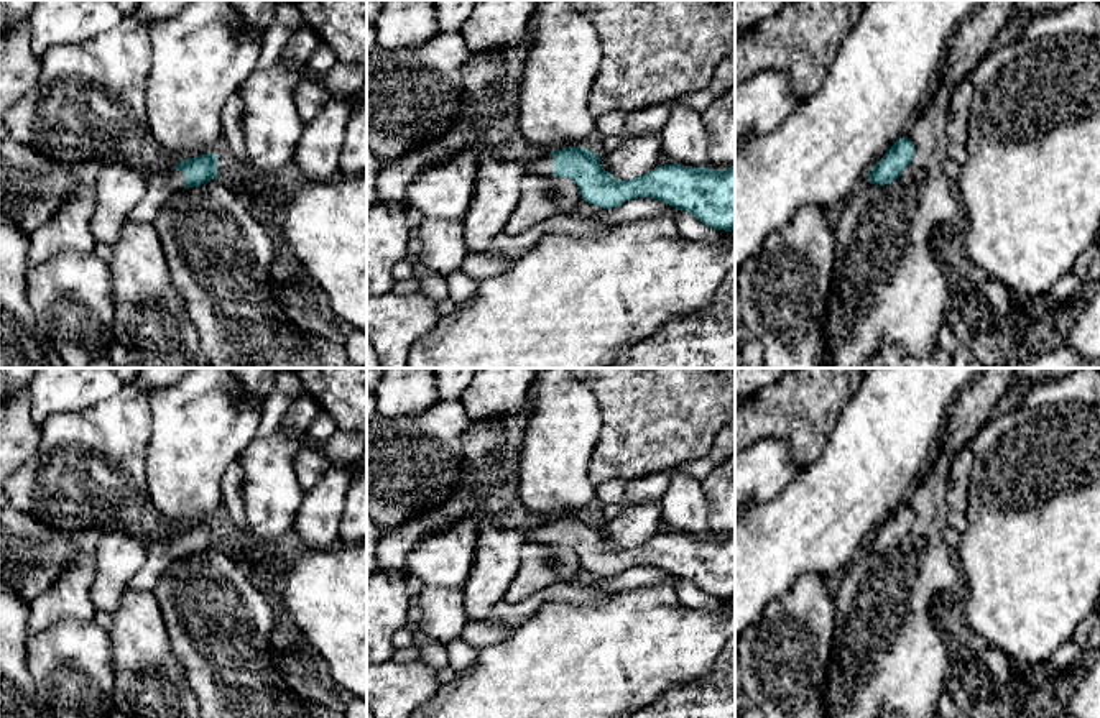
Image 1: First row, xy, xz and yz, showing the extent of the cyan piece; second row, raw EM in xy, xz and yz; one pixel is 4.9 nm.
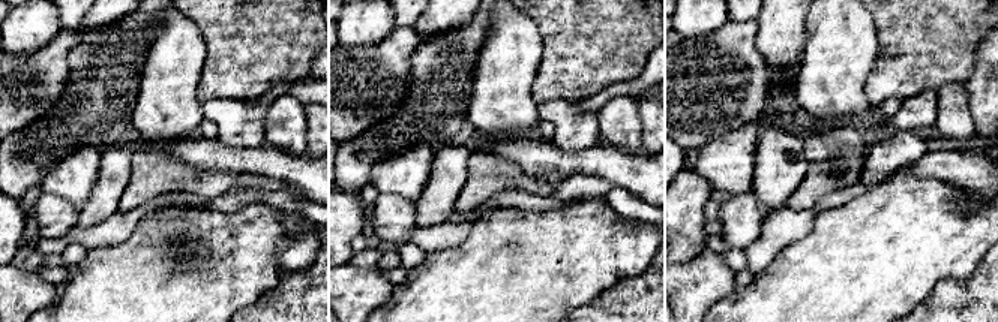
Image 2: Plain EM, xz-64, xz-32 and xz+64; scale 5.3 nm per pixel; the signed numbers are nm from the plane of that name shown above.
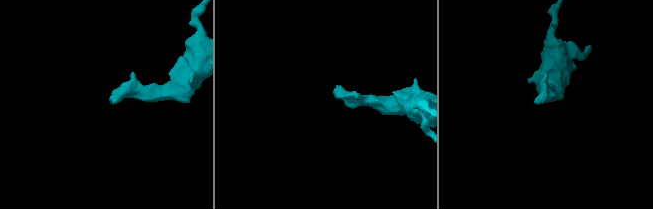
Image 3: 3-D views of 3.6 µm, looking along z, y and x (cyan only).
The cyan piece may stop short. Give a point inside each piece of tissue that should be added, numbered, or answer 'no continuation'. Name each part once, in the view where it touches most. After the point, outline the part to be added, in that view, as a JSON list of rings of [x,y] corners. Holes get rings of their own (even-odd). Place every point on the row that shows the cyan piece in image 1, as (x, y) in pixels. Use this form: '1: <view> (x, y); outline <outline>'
1: xy (163, 184); outline [[[178,163],[166,171],[155,173],[148,179],[145,197],[133,207],[127,220],[153,223],[163,204],[178,191],[186,189],[184,174],[176,169]]]

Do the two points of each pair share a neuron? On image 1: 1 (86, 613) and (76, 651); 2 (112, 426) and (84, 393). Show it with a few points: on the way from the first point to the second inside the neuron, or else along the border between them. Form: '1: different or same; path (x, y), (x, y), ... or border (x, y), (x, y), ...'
1: different; border (92, 620), (63, 620), (46, 631)
2: different; border (124, 386), (109, 398), (86, 408), (56, 413)

